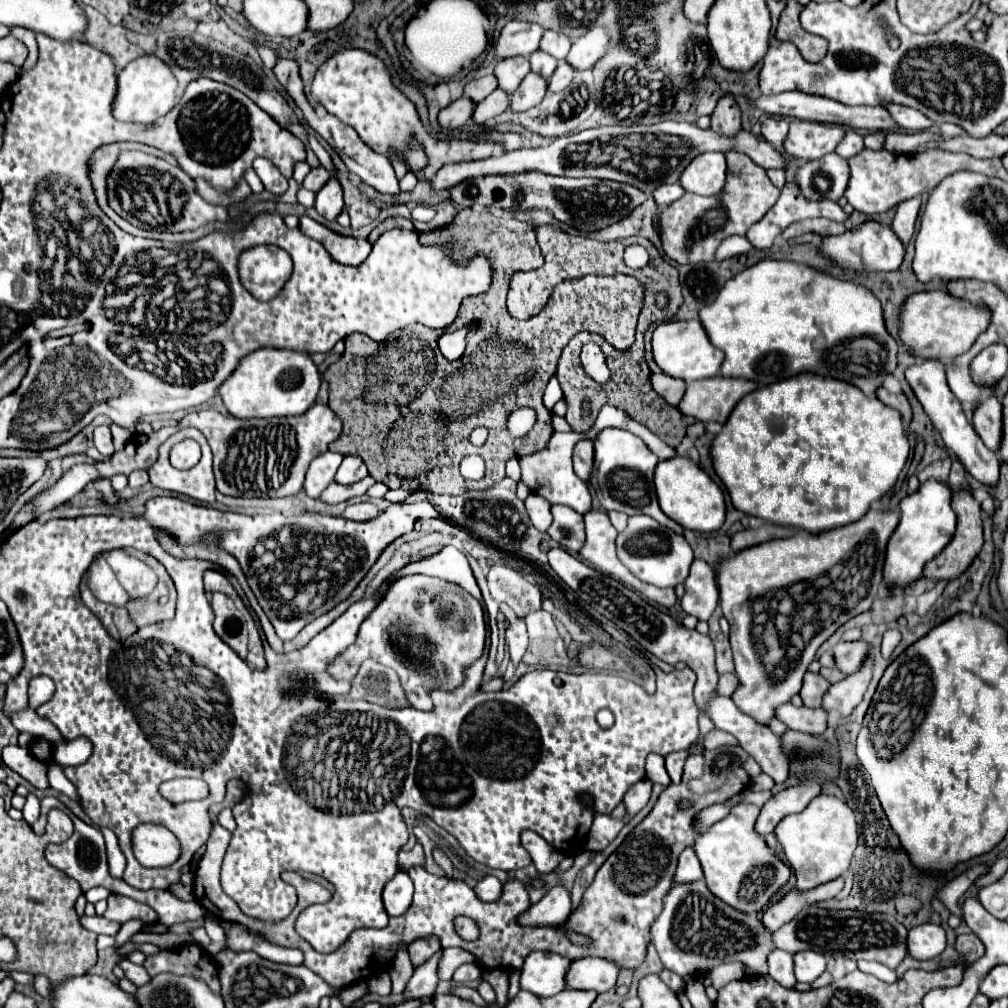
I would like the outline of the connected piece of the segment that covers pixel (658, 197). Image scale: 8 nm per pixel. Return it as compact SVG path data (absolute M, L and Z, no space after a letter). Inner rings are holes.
M677 180L675 184L659 184L651 194L653 194L655 204L657 204L659 208L665 208L665 206L669 206L671 202L675 202L679 196L683 196L685 190L681 188L680 182Z

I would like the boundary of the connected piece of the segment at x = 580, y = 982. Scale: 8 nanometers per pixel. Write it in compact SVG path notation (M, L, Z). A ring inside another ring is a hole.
M581 958L575 960L567 972L567 988L607 992L615 988L621 968L613 960L605 958Z

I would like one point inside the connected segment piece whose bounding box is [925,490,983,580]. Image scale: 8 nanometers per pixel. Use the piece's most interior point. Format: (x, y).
(955, 558)

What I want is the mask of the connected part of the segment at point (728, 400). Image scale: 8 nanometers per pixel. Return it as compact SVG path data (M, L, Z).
M705 378L689 384L679 410L687 416L695 416L701 422L725 422L735 408L735 404L749 392L757 388L755 380L739 378Z

